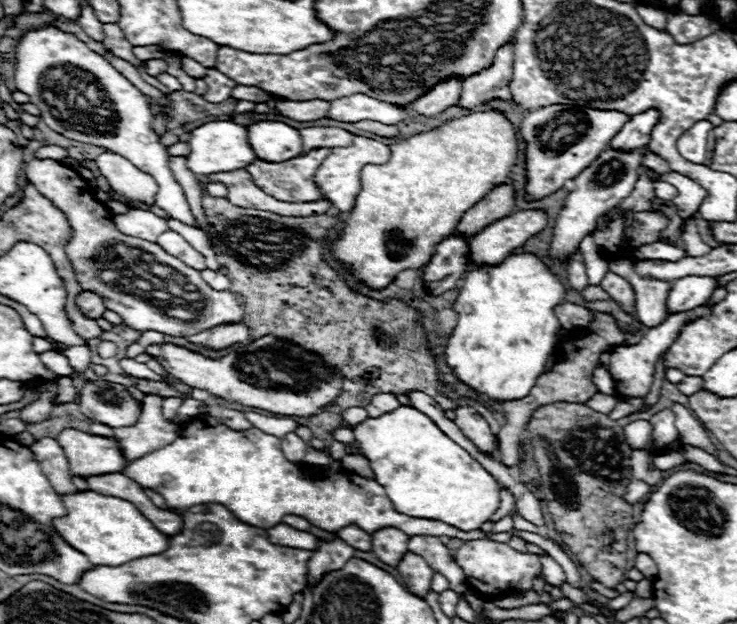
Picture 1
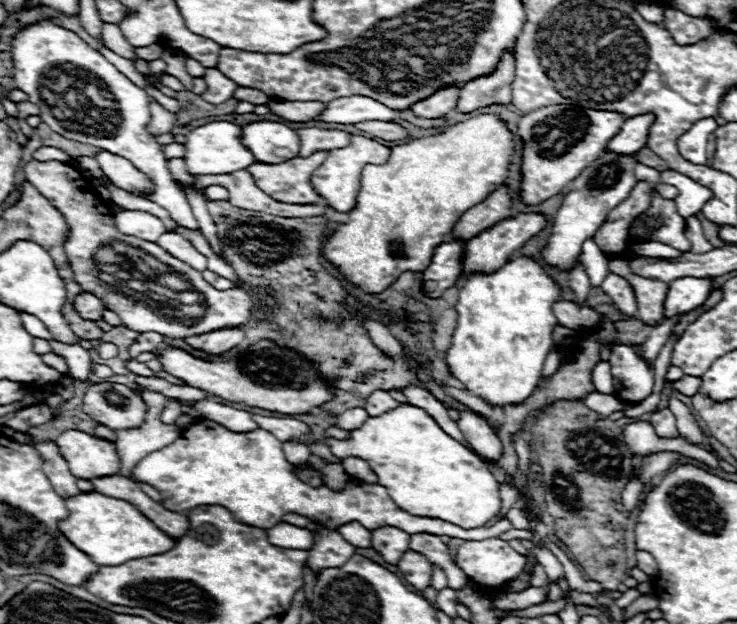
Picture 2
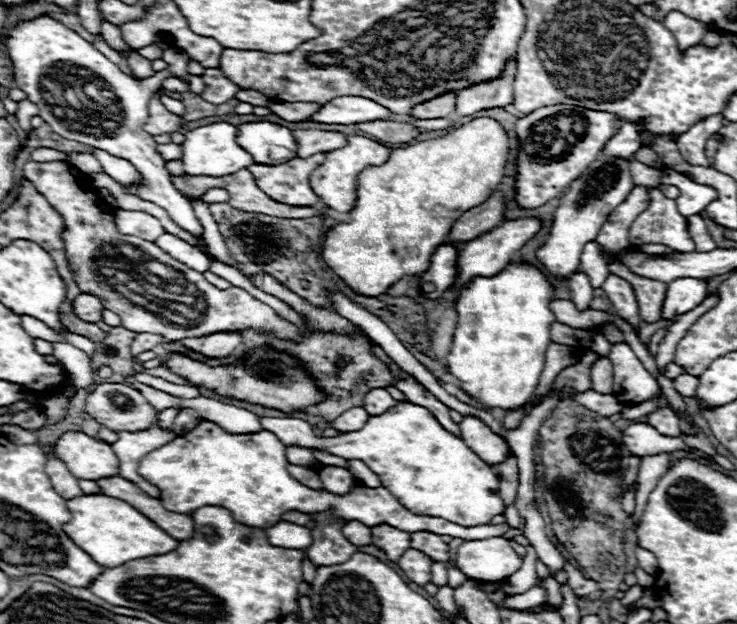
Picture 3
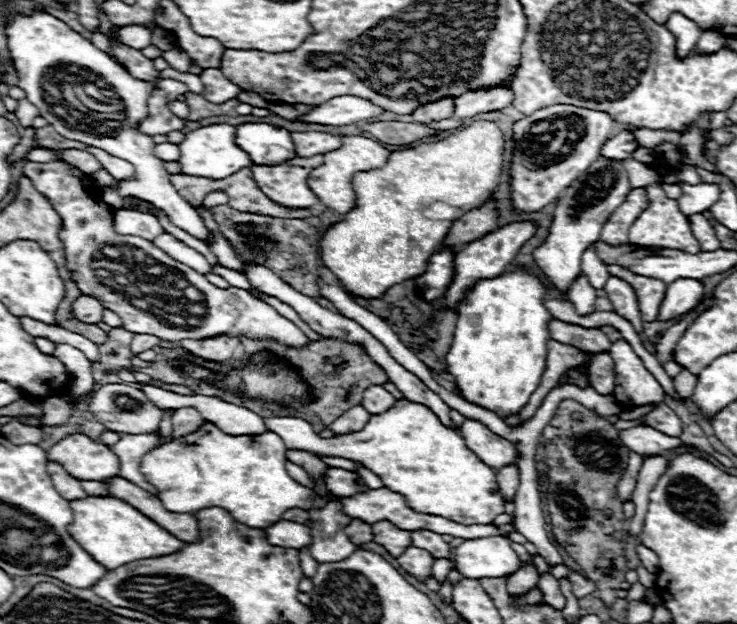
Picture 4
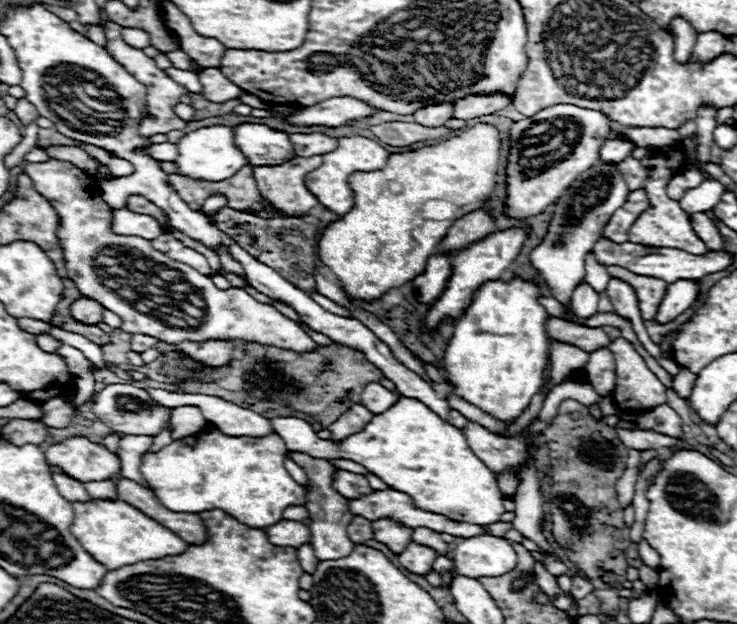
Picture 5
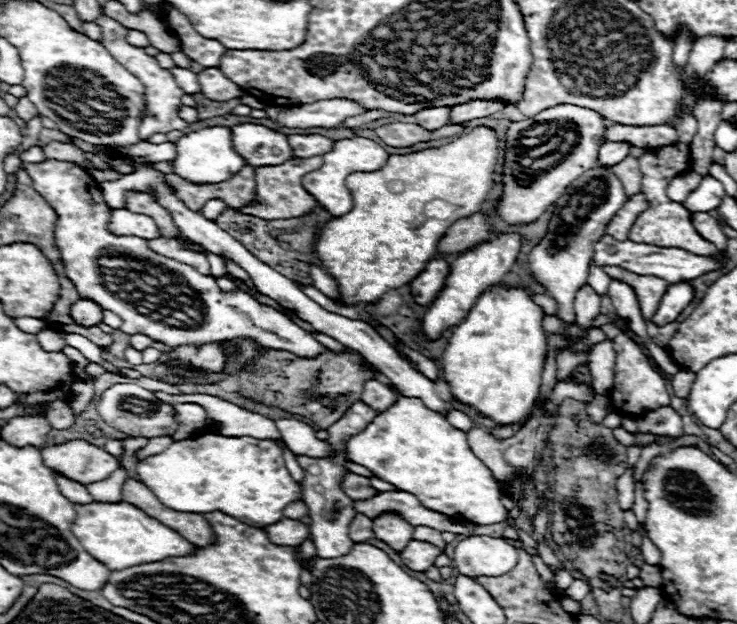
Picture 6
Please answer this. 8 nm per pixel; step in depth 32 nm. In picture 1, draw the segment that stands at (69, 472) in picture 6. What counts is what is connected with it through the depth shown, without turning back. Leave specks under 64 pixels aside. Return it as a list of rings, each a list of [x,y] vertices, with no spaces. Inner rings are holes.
[[[66,428],[58,434],[56,440],[64,448],[70,462],[70,472],[74,476],[110,474],[124,468],[124,456],[114,438]]]

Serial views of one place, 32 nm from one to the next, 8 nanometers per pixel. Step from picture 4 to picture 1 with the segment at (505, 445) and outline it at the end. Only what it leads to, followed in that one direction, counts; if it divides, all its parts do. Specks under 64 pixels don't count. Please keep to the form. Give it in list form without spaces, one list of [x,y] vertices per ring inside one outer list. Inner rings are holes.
[[[456,406],[454,412],[456,412],[454,422],[458,424],[458,428],[460,428],[482,452],[494,454],[492,434],[490,434],[490,428],[488,428],[488,422],[484,420],[484,416],[480,416],[472,406]]]

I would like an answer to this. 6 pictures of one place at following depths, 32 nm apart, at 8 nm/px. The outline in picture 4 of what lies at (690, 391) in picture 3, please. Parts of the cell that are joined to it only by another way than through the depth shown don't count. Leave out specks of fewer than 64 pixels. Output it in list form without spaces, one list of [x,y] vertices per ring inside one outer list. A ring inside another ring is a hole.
[[[682,370],[676,378],[674,378],[674,388],[676,392],[682,396],[682,398],[690,398],[692,396],[692,390],[696,388],[698,384],[698,378],[694,374],[690,374],[688,370]]]

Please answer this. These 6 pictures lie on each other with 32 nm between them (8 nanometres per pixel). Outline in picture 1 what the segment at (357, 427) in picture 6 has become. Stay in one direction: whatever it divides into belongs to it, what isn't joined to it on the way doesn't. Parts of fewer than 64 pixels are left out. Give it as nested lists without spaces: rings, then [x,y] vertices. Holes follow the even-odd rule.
[[[352,406],[352,408],[344,410],[342,416],[344,416],[344,422],[346,422],[348,426],[356,426],[356,424],[360,424],[360,422],[364,422],[364,420],[368,418],[366,408],[362,408],[362,406]]]

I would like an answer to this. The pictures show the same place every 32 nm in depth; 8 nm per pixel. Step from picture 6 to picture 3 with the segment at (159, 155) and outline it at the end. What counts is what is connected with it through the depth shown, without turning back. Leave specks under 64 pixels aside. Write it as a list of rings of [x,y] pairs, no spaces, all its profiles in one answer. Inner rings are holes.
[[[158,144],[158,152],[164,156],[164,160],[176,160],[182,156],[182,146],[180,144]]]

